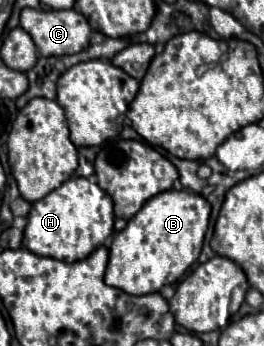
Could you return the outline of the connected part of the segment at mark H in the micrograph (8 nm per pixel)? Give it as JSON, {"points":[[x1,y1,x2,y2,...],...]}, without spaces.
{"points":[[74,175,64,185,48,193,44,199,32,203,22,243,36,255,72,263,86,259,112,233,114,233,114,211,110,195,104,193,94,181]]}

